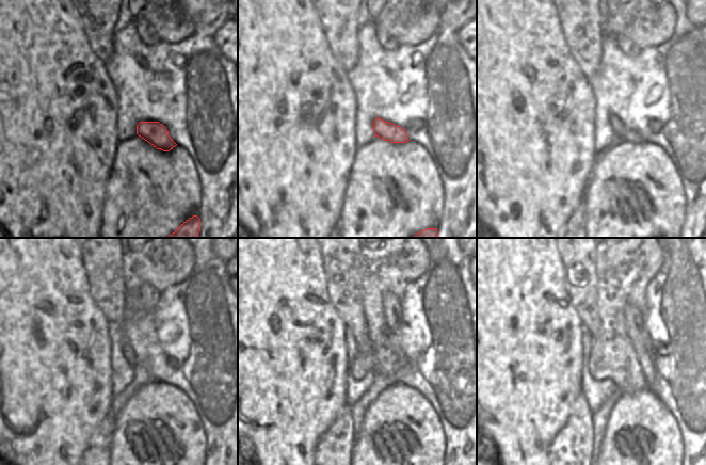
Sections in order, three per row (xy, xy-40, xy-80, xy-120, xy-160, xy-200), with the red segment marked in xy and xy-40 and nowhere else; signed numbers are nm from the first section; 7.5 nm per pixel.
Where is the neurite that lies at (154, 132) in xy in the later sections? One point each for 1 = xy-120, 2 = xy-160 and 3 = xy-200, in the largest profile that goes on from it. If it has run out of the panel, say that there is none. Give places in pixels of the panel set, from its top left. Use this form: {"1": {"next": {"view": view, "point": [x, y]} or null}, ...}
{"1": {"next": {"view": "xy-120", "point": [127, 350]}}, "2": {"next": {"view": "xy-160", "point": [341, 259]}}, "3": {"next": {"view": "xy-200", "point": [578, 259]}}}

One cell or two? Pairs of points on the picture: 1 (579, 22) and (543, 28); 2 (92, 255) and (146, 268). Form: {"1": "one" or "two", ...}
{"1": "two", "2": "two"}

